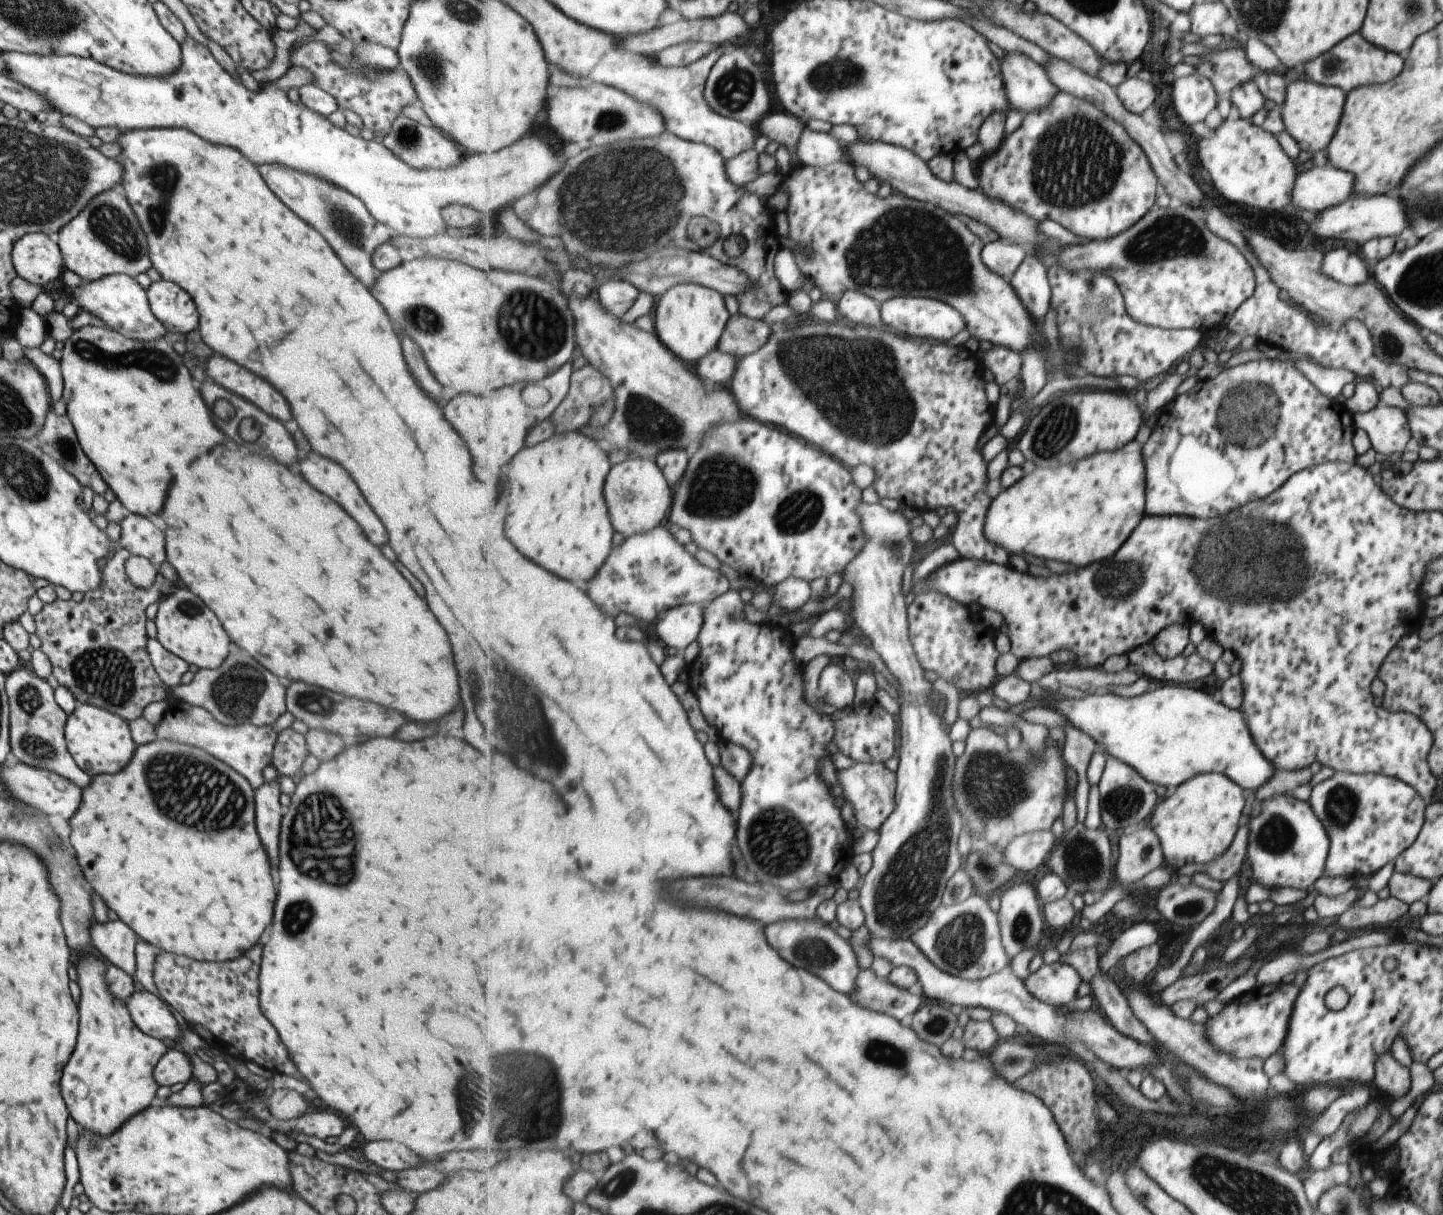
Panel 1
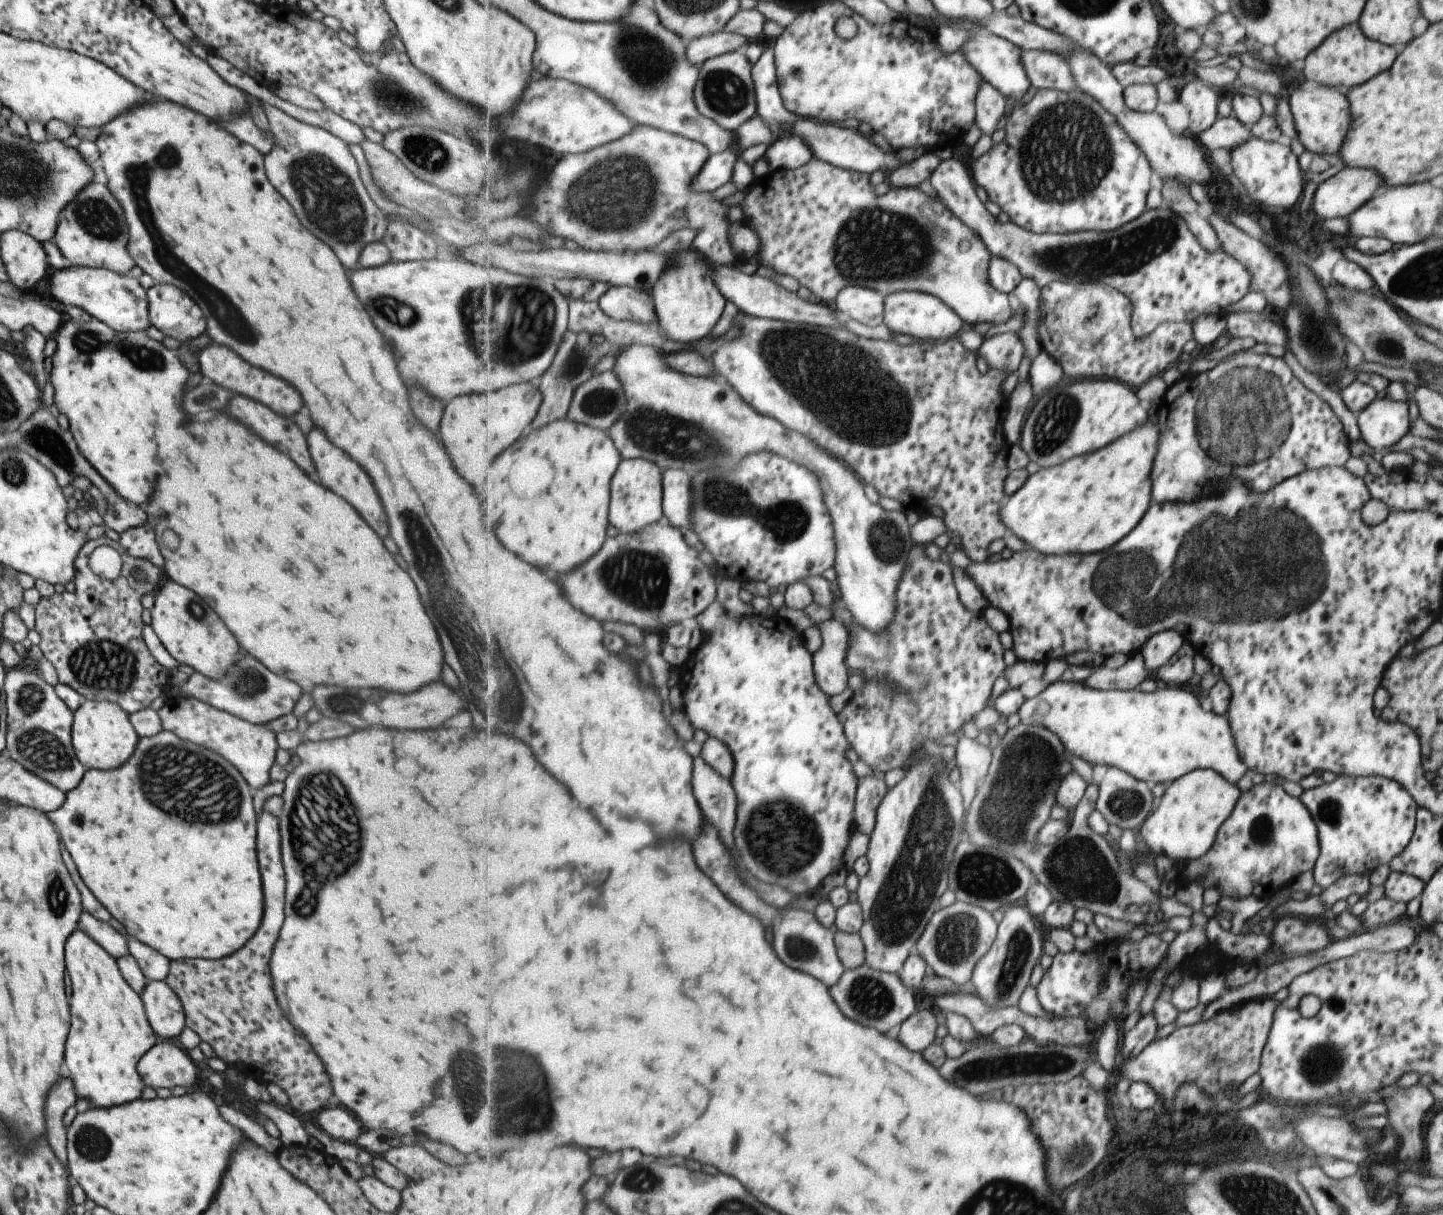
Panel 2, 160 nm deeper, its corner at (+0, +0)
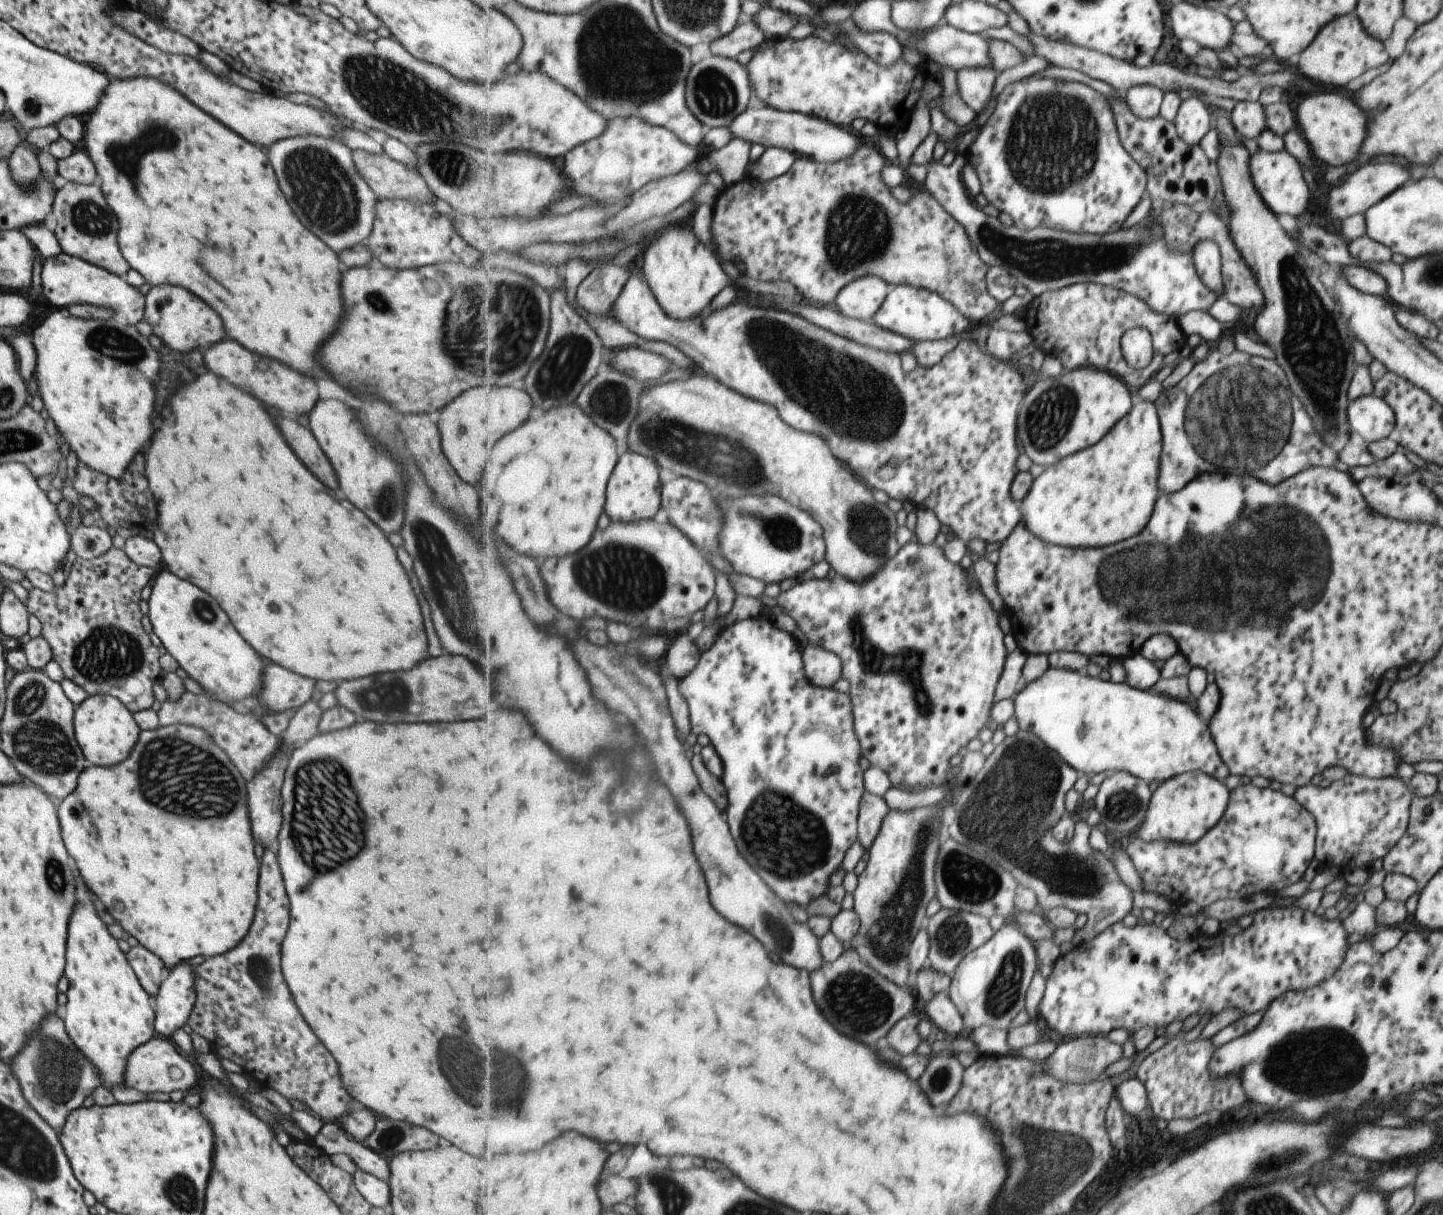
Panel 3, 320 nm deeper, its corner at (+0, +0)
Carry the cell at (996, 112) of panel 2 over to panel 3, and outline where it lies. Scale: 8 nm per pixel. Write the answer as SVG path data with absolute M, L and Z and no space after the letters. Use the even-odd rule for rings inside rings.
M988 66L962 68L958 72L957 80L962 99L975 112L981 112L991 98L997 72Z

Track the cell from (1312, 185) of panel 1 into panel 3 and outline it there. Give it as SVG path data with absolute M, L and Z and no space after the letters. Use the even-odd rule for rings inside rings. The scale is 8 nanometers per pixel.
M1371 162L1357 168L1349 174L1341 186L1333 186L1328 194L1326 208L1331 217L1343 220L1351 215L1363 214L1379 200L1410 181L1410 175L1405 168L1393 162Z

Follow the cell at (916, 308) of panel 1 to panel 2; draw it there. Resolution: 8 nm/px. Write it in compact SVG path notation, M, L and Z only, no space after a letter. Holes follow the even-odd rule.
M899 291L886 296L884 324L895 333L909 334L917 340L946 341L961 334L966 322L938 296L923 291Z

